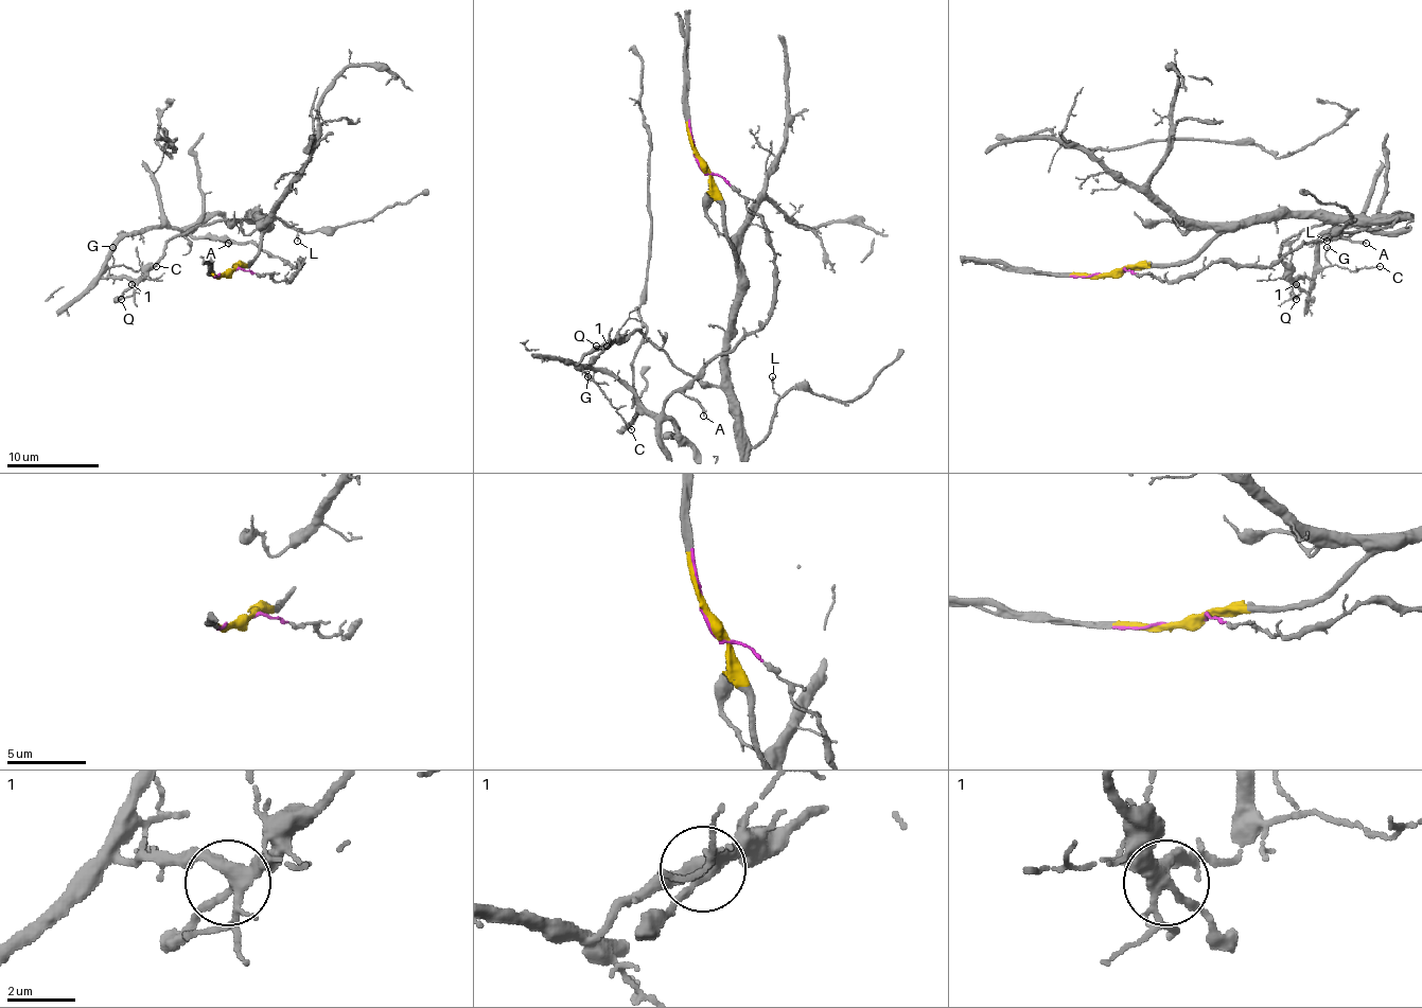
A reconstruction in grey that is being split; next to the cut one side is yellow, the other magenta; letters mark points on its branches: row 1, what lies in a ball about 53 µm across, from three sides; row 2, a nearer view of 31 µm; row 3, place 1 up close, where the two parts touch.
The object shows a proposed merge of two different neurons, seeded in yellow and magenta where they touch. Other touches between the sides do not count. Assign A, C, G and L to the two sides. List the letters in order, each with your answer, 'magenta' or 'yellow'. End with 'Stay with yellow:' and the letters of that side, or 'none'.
A: magenta
C: magenta
G: magenta
L: yellow
Stay with yellow: L

